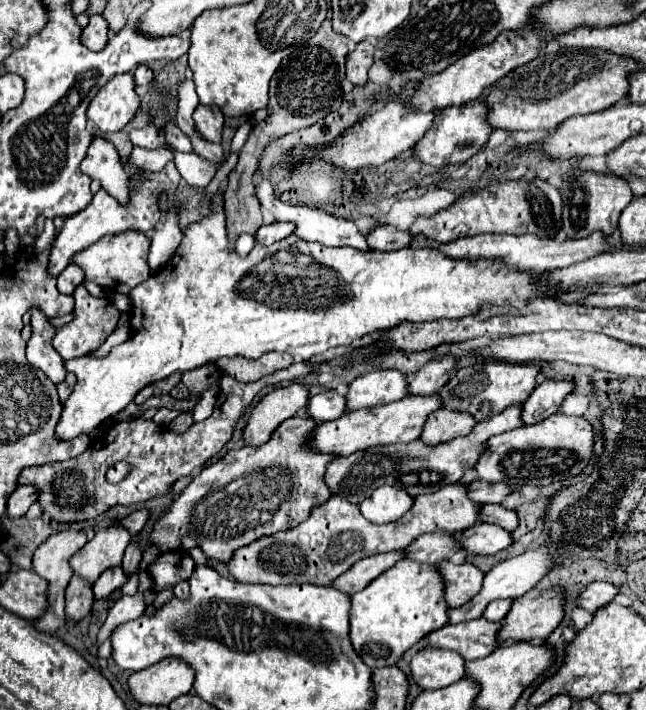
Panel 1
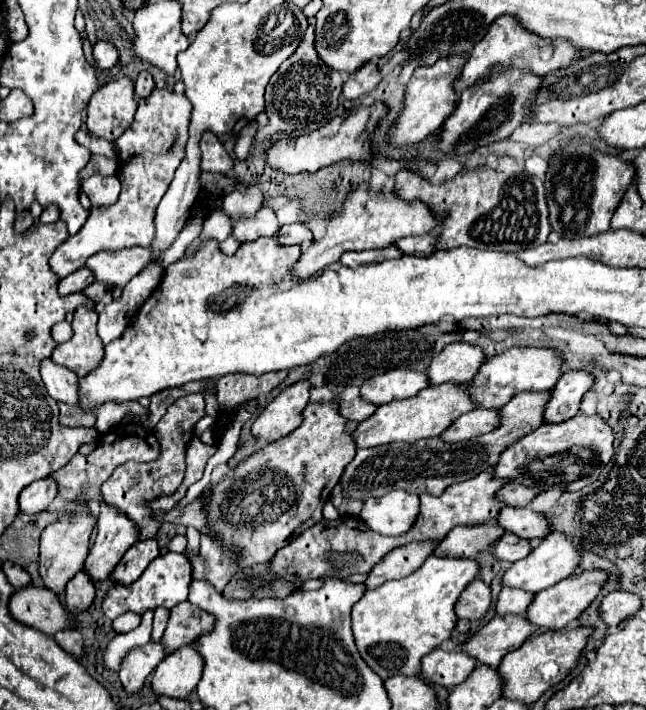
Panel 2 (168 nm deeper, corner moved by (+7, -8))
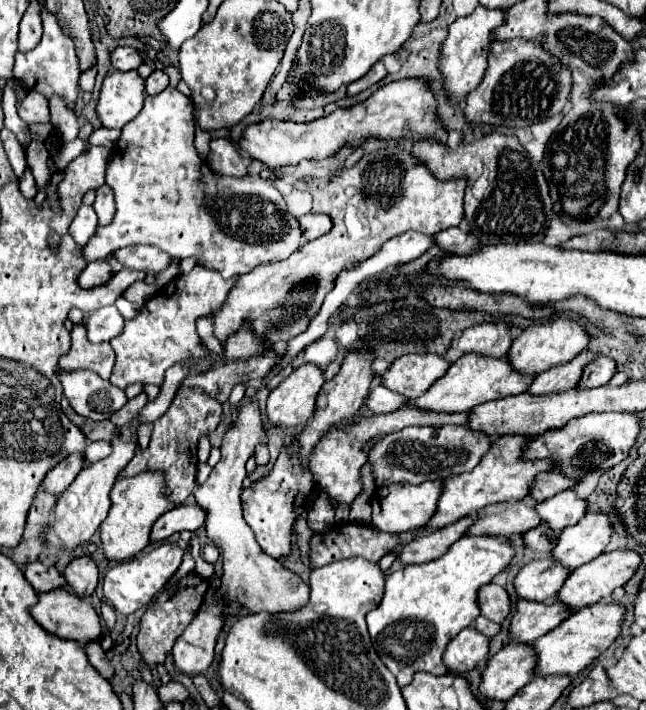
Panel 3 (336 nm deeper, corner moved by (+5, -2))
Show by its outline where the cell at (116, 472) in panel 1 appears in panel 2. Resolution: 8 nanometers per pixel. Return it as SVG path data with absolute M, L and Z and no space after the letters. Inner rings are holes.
M190 394L190 396L178 398L154 428L156 440L160 442L160 458L148 464L140 464L140 462L120 464L116 466L112 476L102 484L102 500L116 506L118 510L122 510L128 518L132 518L138 524L140 540L156 536L162 522L154 518L154 512L150 510L148 502L164 494L174 494L180 482L184 480L186 448L188 448L188 442L194 438L194 426L202 416L206 416L204 394Z

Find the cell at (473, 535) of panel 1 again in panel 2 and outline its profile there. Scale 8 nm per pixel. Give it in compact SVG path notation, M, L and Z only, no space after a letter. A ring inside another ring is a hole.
M508 532L494 546L494 554L502 562L518 562L520 558L526 558L530 550L532 550L530 540L516 538L514 534L508 534Z

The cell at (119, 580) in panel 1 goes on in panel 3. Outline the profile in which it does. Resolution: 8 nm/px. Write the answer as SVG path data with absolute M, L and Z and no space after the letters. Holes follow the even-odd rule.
M176 506L156 520L150 532L150 542L154 544L160 540L166 540L174 532L182 532L182 530L192 532L200 526L202 526L202 510L198 506L182 506L182 508Z

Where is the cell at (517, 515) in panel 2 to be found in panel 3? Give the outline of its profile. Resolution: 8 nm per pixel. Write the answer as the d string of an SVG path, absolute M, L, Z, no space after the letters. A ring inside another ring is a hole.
M566 490L560 492L558 496L552 496L550 500L536 502L534 510L540 516L542 524L546 524L558 534L562 528L576 524L584 516L586 500L580 500L574 496L572 490Z

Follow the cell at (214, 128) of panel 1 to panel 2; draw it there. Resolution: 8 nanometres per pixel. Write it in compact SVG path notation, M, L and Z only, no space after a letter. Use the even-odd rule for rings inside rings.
M206 132L202 136L200 148L202 148L202 164L200 164L202 170L216 172L216 174L232 172L234 160L230 158L230 154L224 150L222 142L212 132Z

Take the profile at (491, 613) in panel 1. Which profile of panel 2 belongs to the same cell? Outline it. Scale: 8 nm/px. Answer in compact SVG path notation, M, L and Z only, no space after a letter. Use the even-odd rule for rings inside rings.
M504 586L500 592L500 598L496 602L496 614L506 616L506 614L526 614L528 606L532 604L532 598L536 594L528 594L526 590L516 590L510 586Z

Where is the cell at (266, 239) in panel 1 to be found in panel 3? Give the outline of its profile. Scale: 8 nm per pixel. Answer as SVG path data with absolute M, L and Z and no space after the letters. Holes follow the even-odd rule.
M312 212L302 216L302 218L298 218L298 224L300 224L302 236L306 240L316 240L318 236L326 234L332 228L330 218L326 218L324 214L312 214Z

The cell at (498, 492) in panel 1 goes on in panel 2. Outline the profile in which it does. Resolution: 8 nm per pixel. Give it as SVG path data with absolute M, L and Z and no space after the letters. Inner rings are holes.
M510 482L510 484L506 484L506 486L498 492L498 496L500 496L500 500L502 500L504 504L516 506L516 508L530 504L530 502L536 498L536 494L538 494L538 492L536 492L534 488L528 488L528 486L524 486L522 482Z

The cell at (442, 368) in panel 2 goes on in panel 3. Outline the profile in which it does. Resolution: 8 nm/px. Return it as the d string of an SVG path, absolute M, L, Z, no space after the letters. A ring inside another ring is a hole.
M478 324L472 328L462 330L450 344L450 350L458 350L462 354L478 354L488 358L502 358L510 348L512 336L508 326L498 324Z

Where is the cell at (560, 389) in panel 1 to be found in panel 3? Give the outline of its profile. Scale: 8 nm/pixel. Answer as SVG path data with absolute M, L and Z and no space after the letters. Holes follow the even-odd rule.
M600 356L596 360L592 360L584 372L582 372L582 378L580 382L576 384L576 390L588 390L588 388L598 388L598 386L604 386L612 374L616 372L616 364L612 358L606 358L606 356Z

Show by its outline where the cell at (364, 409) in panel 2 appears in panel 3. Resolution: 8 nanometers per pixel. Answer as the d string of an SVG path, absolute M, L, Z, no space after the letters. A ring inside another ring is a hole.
M376 386L370 390L368 398L366 398L366 406L370 408L372 414L386 414L386 412L394 412L400 406L404 406L408 400L404 396L398 396L396 392L390 392L384 386Z

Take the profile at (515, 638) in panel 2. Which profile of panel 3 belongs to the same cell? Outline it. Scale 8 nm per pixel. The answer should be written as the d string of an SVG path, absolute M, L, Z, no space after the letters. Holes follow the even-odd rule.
M520 600L514 616L510 618L508 638L520 644L532 644L542 634L556 628L558 622L570 616L570 608L562 602L528 602Z

